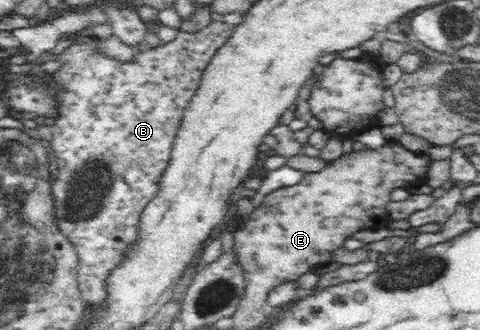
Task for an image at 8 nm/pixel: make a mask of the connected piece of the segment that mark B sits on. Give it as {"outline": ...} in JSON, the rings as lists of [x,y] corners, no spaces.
{"outline":[[[213,20],[199,32],[179,30],[174,40],[158,48],[137,47],[129,60],[108,56],[103,52],[102,41],[87,29],[78,33],[82,35],[80,42],[60,53],[61,66],[56,72],[29,81],[29,88],[53,92],[56,118],[51,121],[53,138],[50,147],[58,158],[54,162],[58,163],[59,176],[51,181],[50,192],[54,196],[52,202],[56,204],[60,234],[72,242],[77,254],[77,282],[87,304],[100,304],[104,300],[104,278],[136,237],[140,214],[156,194],[160,172],[168,166],[182,112],[199,88],[203,70],[228,40],[233,28],[228,21]]]}

